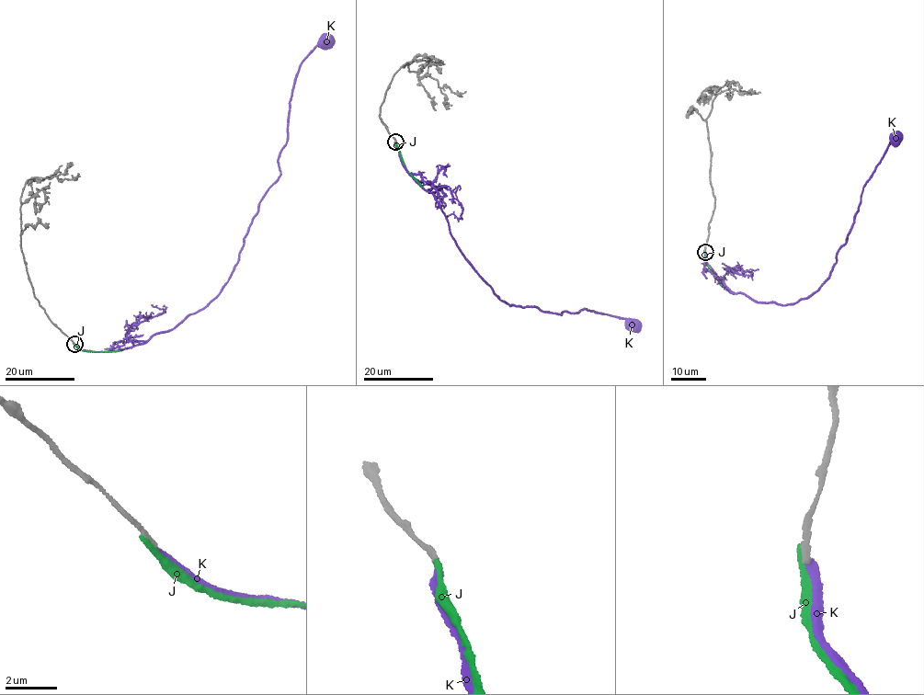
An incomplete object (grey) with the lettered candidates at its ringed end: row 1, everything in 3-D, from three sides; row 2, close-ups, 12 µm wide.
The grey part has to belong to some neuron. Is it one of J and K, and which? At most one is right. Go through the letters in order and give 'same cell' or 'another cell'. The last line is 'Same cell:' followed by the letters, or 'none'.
J: another cell
K: another cell
Same cell: none

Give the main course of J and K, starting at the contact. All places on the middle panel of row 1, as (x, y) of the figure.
J: (395, 141), (407, 171), (422, 187)
K: (395, 142), (410, 174), (444, 213), (462, 255), (503, 301), (560, 313), (585, 308), (633, 325)

